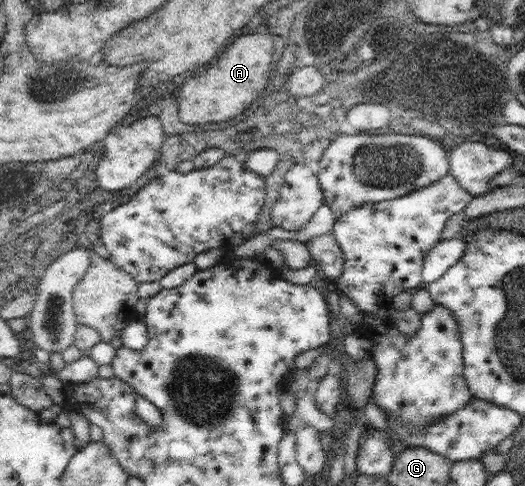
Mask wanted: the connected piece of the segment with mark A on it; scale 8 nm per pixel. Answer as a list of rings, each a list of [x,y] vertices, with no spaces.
[[[246,34],[236,38],[232,46],[204,74],[188,78],[182,86],[178,108],[180,120],[186,124],[224,122],[248,108],[268,84],[268,70],[274,56],[274,44],[268,34]]]

